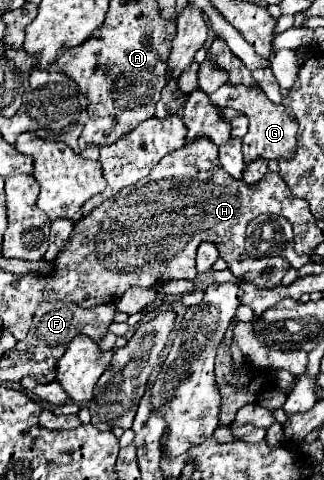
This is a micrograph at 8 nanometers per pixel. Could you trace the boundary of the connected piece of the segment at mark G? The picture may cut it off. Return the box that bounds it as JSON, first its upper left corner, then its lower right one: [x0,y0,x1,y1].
[209,84,297,164]

